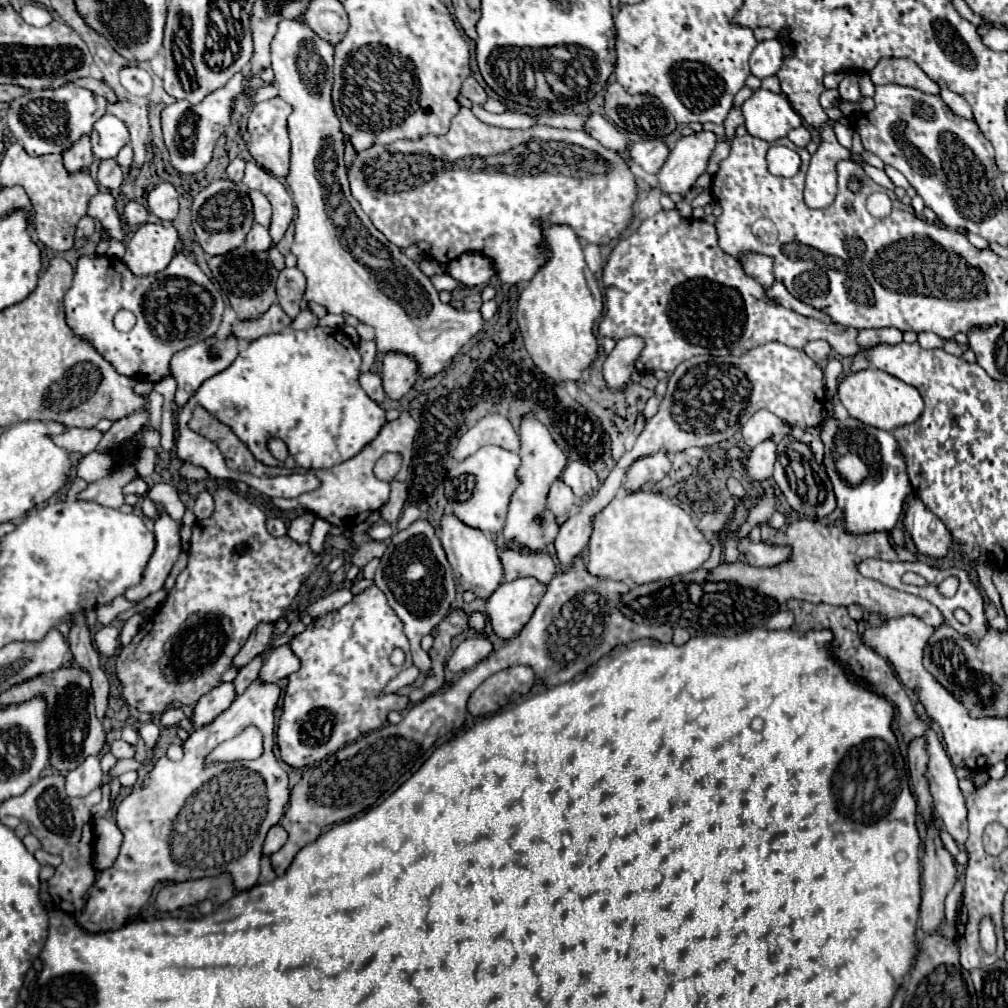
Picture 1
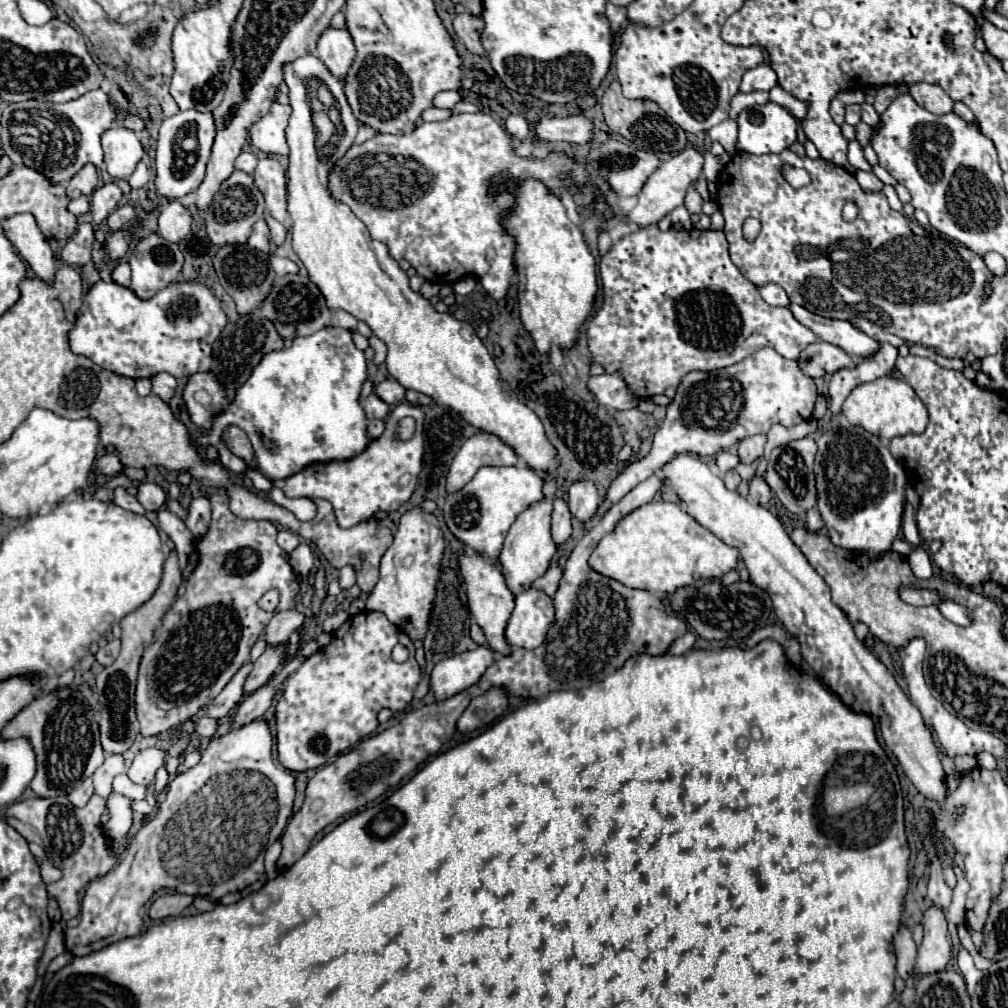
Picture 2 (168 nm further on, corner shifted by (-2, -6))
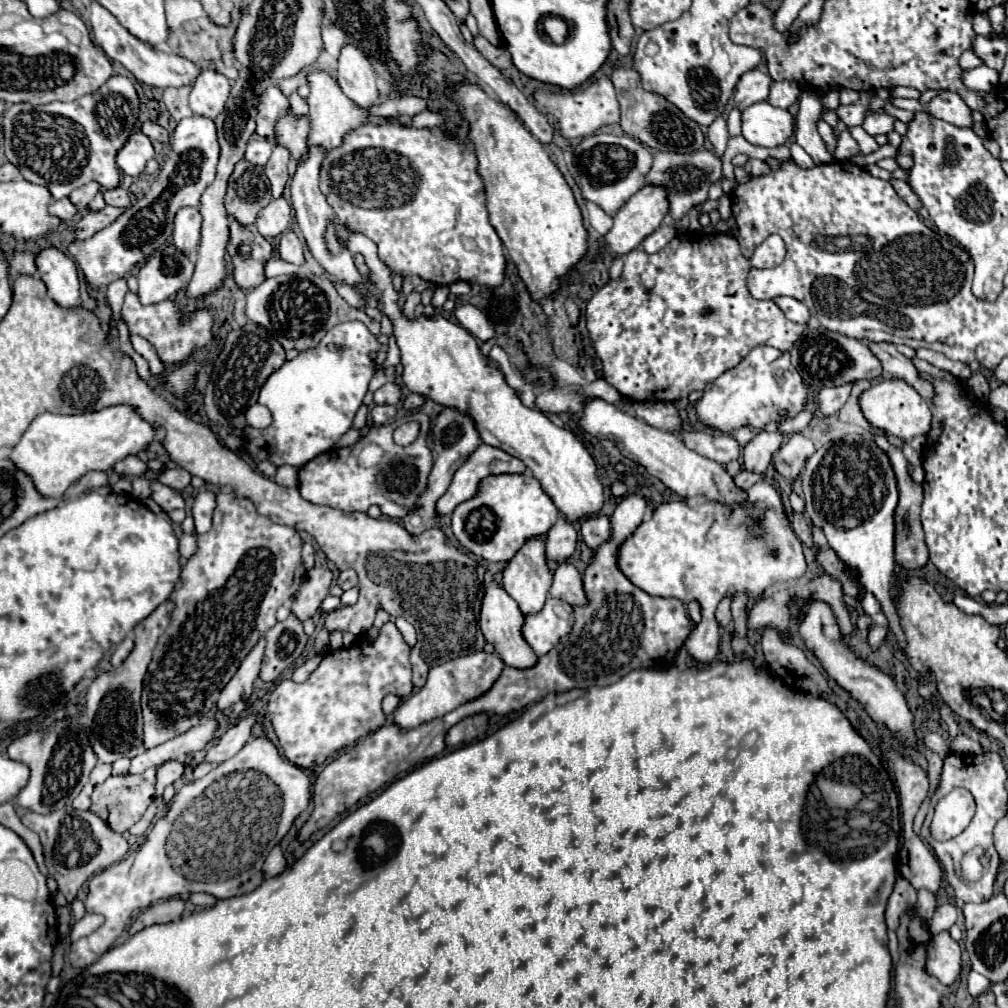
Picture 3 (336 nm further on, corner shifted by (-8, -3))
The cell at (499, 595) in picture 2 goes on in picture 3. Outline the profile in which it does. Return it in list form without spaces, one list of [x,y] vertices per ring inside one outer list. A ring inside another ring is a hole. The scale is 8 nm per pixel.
[[[488,583],[484,603],[482,603],[482,613],[480,613],[480,627],[488,643],[494,645],[496,653],[508,667],[516,669],[530,669],[536,665],[538,655],[532,651],[532,647],[526,643],[522,635],[522,625],[524,625],[524,615],[516,607],[516,601],[498,585],[498,583]]]

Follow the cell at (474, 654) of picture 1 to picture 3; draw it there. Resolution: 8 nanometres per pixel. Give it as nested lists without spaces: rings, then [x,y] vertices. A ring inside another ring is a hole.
[[[486,651],[456,657],[438,667],[432,667],[424,687],[414,691],[410,697],[406,697],[406,701],[402,701],[396,707],[394,725],[398,725],[400,731],[410,731],[410,729],[414,729],[422,723],[428,723],[436,717],[444,717],[446,713],[458,709],[460,705],[474,701],[480,695],[484,695],[486,691],[490,691],[494,681],[500,677],[502,669],[504,669],[502,659],[496,653],[486,653]]]

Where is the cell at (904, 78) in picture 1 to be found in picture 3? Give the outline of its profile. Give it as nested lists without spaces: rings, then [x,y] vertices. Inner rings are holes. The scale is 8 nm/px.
[[[944,91],[938,97],[934,97],[928,105],[928,113],[956,127],[972,125],[972,109],[958,93],[952,93],[952,91]]]

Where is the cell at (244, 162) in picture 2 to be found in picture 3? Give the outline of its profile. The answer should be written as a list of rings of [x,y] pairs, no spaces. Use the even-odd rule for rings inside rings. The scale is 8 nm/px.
[[[252,139],[246,147],[246,159],[254,165],[266,165],[272,153],[272,143],[266,139]]]

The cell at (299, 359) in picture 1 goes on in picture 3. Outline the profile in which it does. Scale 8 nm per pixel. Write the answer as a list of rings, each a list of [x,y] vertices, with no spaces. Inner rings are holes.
[[[348,321],[332,327],[314,349],[302,351],[296,359],[286,361],[268,377],[258,399],[258,403],[270,409],[274,421],[266,429],[246,427],[244,435],[248,441],[244,443],[244,451],[250,453],[256,463],[270,459],[276,467],[286,463],[302,467],[310,459],[332,449],[350,429],[362,405],[374,375],[370,353],[378,349],[378,339],[362,321]]]

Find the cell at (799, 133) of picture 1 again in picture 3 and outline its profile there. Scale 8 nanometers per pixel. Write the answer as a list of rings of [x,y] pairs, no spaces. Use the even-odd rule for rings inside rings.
[[[792,143],[792,145],[790,145],[790,151],[792,151],[792,159],[794,159],[794,163],[796,163],[798,167],[802,167],[802,169],[814,167],[812,157],[810,157],[798,143]]]

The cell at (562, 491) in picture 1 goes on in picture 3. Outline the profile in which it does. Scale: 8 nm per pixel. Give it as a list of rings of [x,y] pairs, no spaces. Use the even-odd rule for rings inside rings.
[[[560,517],[556,521],[556,525],[552,527],[552,531],[548,531],[548,535],[546,535],[548,561],[558,561],[558,563],[568,561],[572,557],[572,553],[576,551],[576,543],[578,543],[576,529],[570,523],[566,523],[564,517]]]

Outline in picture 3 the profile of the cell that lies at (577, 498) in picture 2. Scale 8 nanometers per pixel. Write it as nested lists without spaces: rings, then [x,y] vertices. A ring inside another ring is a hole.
[[[588,517],[580,523],[580,533],[582,533],[582,539],[584,543],[596,551],[600,545],[604,545],[608,539],[610,539],[610,519],[608,517]]]

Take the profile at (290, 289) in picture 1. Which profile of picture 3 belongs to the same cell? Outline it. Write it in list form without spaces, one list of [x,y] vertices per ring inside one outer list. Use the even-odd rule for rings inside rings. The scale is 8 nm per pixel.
[[[302,269],[294,275],[280,275],[272,279],[264,279],[256,289],[248,291],[246,315],[252,323],[264,327],[286,351],[306,351],[316,347],[326,331],[342,321],[360,319],[366,323],[366,313],[350,307],[334,289],[332,281],[326,277],[316,277],[312,271]]]

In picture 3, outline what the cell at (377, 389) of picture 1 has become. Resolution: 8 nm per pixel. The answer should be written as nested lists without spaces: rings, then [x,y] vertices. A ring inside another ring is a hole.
[[[374,405],[374,409],[370,411],[374,425],[386,425],[388,421],[394,419],[394,415],[396,415],[396,407],[390,405]]]

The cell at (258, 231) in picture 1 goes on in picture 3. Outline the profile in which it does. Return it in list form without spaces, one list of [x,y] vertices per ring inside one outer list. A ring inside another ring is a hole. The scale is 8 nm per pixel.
[[[286,197],[272,199],[264,209],[260,209],[256,217],[256,229],[262,237],[278,237],[288,231],[292,223],[292,207]]]

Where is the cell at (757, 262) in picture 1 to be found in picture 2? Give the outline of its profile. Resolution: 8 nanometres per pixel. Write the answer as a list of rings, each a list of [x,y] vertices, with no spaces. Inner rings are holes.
[[[764,284],[764,286],[760,288],[760,294],[762,294],[762,298],[764,298],[768,304],[772,304],[772,306],[788,306],[788,304],[790,304],[786,292],[784,292],[778,284]]]

